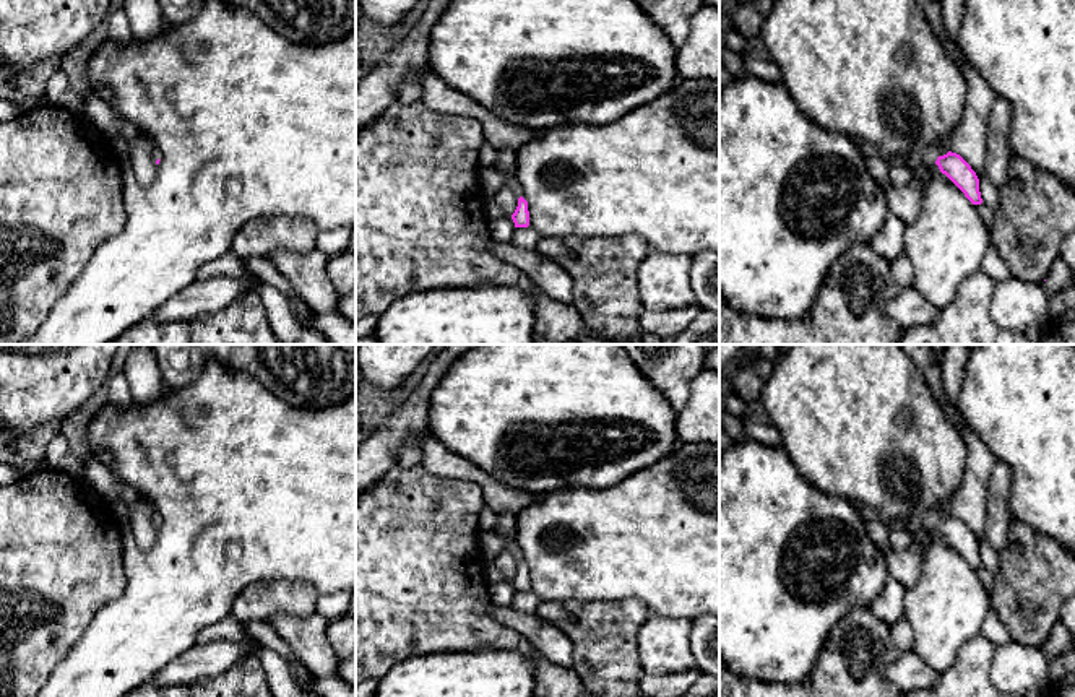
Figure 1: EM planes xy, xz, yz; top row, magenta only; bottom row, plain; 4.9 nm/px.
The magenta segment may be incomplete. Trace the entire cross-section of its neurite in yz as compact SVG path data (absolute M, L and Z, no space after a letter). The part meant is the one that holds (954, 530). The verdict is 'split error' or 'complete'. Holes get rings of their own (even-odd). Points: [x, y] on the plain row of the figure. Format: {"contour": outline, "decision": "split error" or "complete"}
{"contour": "M927 512L922 522L929 528L937 528L940 536L945 538L973 569L981 569L979 543L971 530L956 517L948 515L940 520L937 513Z", "decision": "split error"}

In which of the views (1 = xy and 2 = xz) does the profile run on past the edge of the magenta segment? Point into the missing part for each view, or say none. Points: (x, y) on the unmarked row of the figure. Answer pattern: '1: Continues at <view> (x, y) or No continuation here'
1: No continuation here
2: No continuation here

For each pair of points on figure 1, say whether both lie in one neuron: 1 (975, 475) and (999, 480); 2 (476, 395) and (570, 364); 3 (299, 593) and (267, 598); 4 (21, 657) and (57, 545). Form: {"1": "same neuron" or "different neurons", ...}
{"1": "different neurons", "2": "same neuron", "3": "same neuron", "4": "same neuron"}

